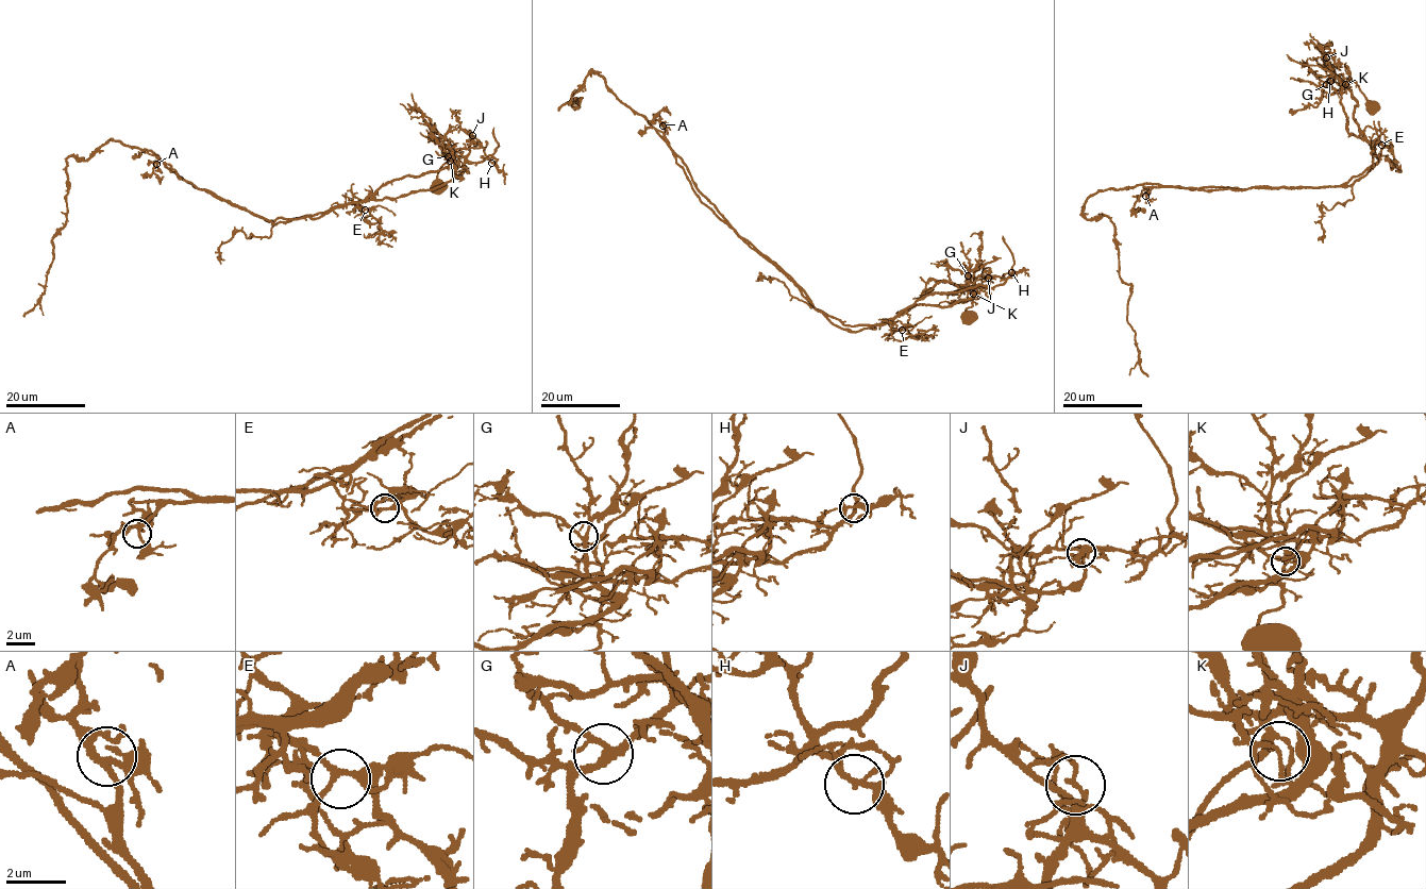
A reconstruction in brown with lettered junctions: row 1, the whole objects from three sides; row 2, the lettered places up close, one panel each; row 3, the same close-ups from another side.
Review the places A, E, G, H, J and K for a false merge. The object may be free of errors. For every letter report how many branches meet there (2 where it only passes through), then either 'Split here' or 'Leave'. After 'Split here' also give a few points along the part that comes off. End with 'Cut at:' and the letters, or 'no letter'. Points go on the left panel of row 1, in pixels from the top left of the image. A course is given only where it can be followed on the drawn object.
A: Branches: 3. Leave
E: Branches: 3. Leave
G: Branches: 4. Leave
H: Branches: 3. Leave
J: Branches: 3. Leave
K: Branches: 4. Split here. Course of the part to remove: (450, 161), (447, 153), (460, 155), (463, 171), (432, 189), (268, 221), (193, 186), (158, 157), (144, 175)
Cut at: K

